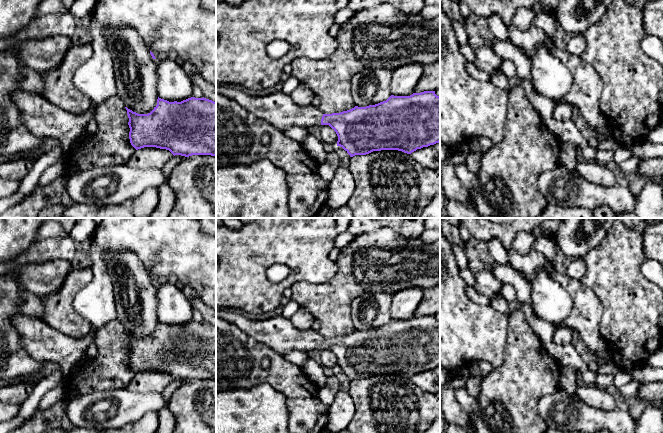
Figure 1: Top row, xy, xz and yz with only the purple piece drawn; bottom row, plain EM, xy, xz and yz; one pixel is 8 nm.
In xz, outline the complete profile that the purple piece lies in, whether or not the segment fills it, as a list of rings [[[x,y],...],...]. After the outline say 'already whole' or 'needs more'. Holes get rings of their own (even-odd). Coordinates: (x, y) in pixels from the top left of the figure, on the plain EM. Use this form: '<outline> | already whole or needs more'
[[[217,310],[216,317],[234,323],[247,335],[253,337],[258,342],[269,346],[277,353],[283,355],[290,351],[313,351],[320,349],[329,349],[337,358],[337,370],[342,371],[350,381],[355,379],[366,379],[373,375],[381,374],[398,374],[407,378],[411,378],[417,373],[428,371],[440,366],[440,321],[435,315],[424,315],[421,317],[413,317],[410,320],[394,320],[391,319],[386,325],[366,331],[358,331],[343,335],[340,337],[323,338],[318,332],[308,329],[296,329],[292,323],[283,316],[273,317],[266,320],[251,320],[237,313]]] | needs more

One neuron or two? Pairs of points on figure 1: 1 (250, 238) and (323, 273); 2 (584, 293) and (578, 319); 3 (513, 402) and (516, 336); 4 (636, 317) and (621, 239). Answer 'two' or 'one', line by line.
1: one
2: one
3: one
4: one

